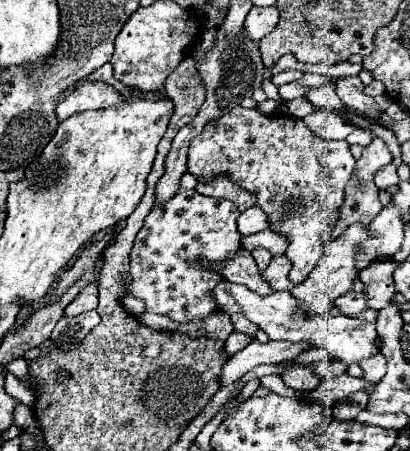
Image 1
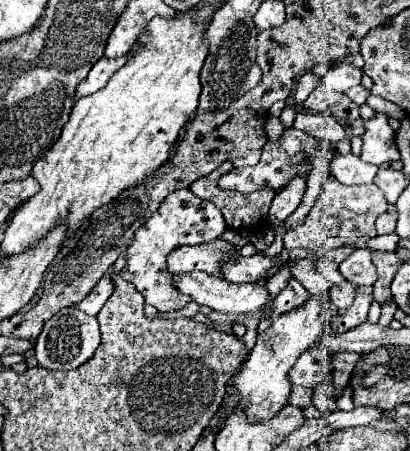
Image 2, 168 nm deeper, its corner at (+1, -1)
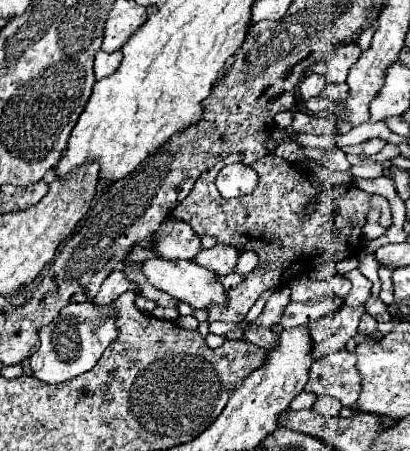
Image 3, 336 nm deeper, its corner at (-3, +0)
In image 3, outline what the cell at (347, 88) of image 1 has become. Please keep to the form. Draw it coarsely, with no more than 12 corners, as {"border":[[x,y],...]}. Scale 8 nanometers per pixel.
{"border":[[345,42],[327,54],[327,78],[345,82],[361,50]]}

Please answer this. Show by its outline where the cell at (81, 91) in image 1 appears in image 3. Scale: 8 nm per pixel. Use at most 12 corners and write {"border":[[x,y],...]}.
{"border":[[121,50],[95,54],[95,78],[101,80],[119,68]]}

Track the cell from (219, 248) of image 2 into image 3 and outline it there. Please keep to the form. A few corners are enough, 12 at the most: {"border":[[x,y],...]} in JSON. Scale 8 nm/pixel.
{"border":[[165,218],[151,236],[157,254],[193,260],[201,242],[193,228]]}

